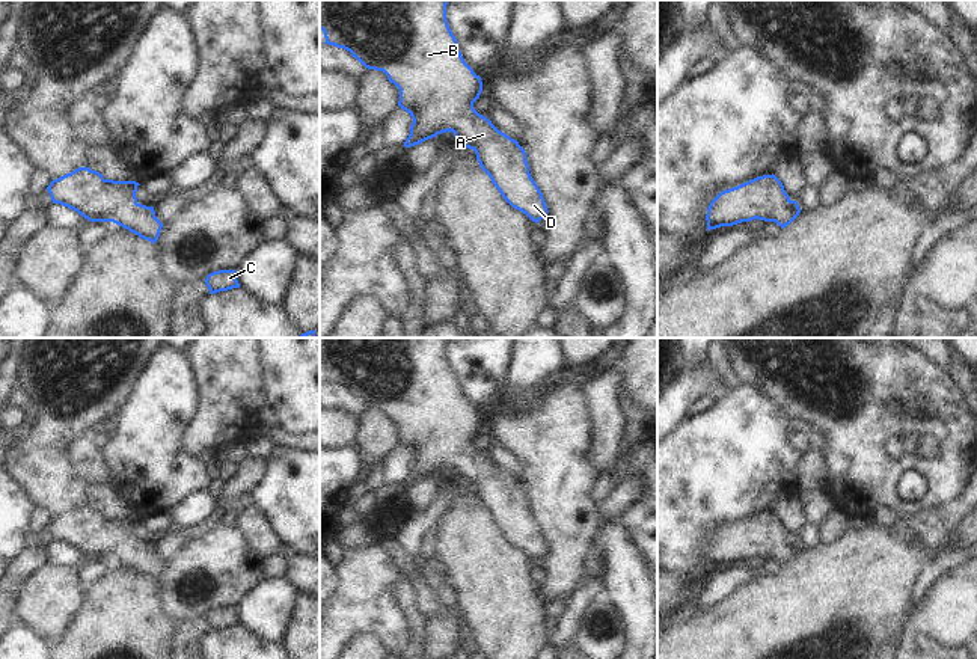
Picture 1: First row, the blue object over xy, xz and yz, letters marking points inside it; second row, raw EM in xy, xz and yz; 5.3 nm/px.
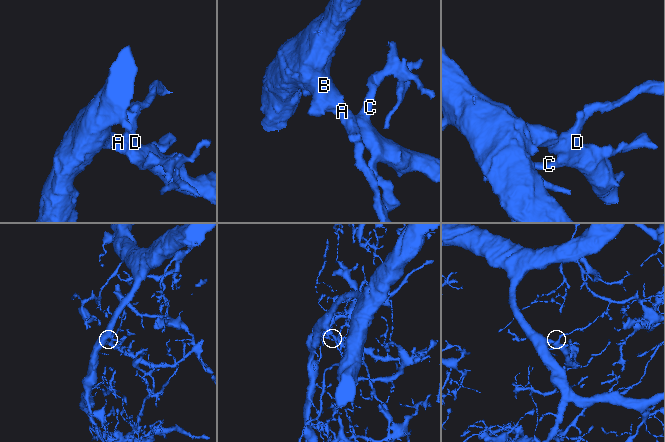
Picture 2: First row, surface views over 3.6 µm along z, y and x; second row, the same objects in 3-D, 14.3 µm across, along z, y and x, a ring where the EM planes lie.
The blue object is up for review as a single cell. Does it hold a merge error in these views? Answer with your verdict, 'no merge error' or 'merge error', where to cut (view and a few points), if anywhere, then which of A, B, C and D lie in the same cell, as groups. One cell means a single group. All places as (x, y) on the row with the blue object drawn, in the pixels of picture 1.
no merge error | no cut | A B C D

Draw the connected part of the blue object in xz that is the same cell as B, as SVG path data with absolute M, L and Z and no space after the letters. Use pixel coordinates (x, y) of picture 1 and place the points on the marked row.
M320 0L320 29L324 44L350 51L368 69L383 71L400 89L398 106L413 119L406 148L452 131L457 143L475 151L481 169L502 198L538 223L547 216L547 207L529 173L526 152L473 109L482 81L457 47L446 5L448 0Z

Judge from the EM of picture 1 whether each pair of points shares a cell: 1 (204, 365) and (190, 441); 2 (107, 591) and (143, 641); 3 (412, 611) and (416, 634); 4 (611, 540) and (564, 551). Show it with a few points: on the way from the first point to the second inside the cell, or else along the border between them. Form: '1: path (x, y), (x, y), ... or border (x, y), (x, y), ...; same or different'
1: path (207, 383), (207, 422); same
2: path (119, 603), (121, 619), (131, 629); same
3: path (413, 617), (416, 628); same
4: border (600, 525), (587, 557); different

